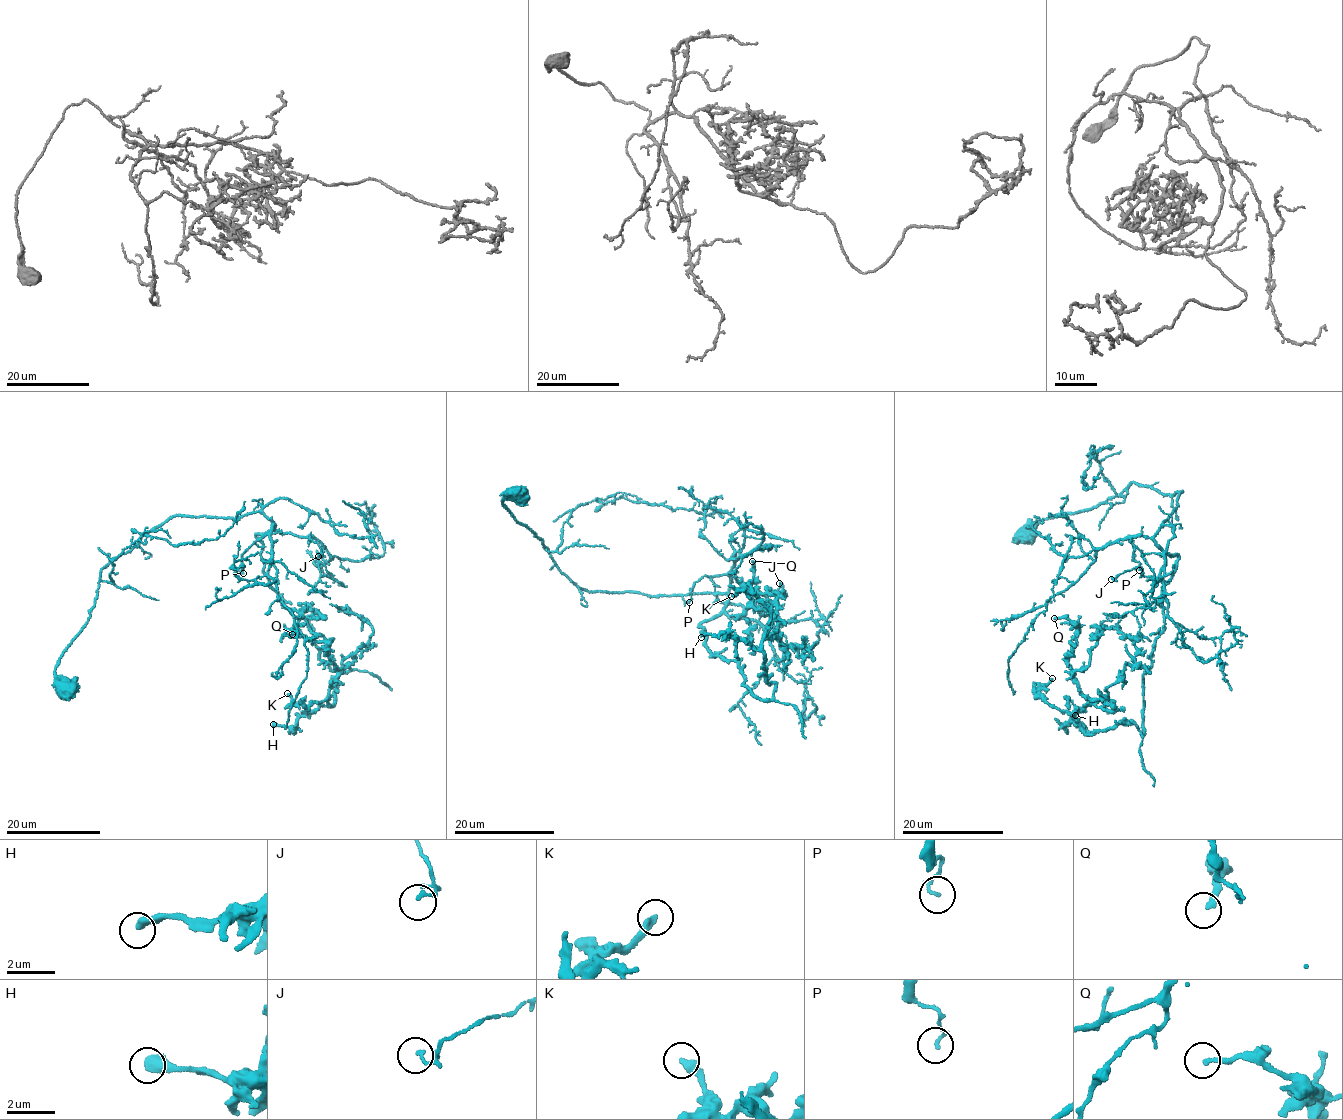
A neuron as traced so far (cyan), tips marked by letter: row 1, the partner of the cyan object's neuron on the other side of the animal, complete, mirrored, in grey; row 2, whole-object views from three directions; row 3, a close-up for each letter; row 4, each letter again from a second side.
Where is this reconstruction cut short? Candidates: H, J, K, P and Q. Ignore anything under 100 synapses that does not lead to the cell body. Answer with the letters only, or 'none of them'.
none of them

